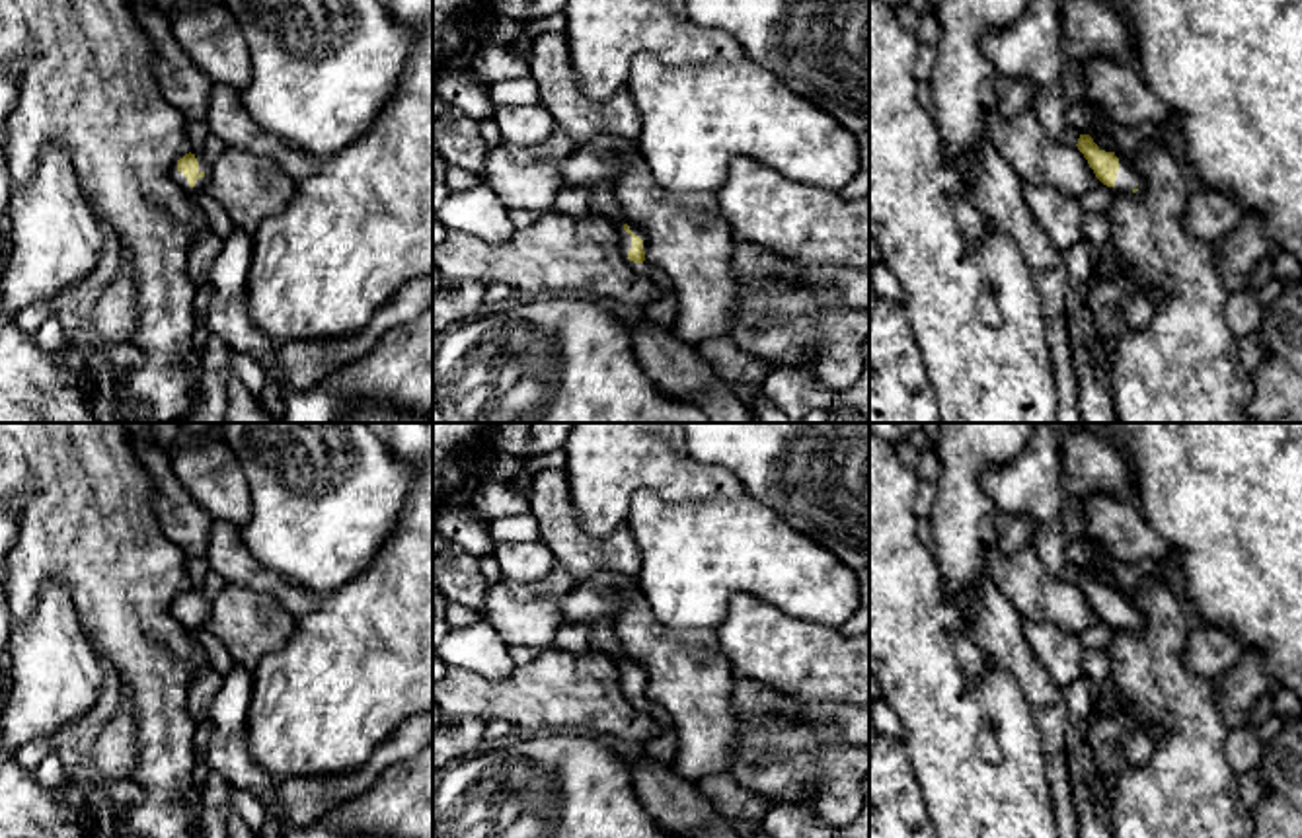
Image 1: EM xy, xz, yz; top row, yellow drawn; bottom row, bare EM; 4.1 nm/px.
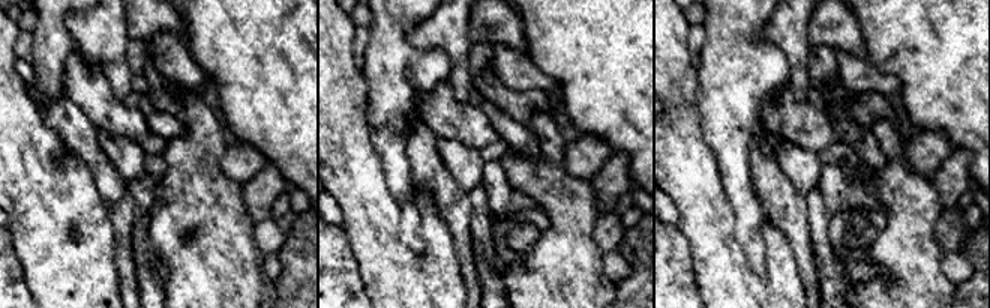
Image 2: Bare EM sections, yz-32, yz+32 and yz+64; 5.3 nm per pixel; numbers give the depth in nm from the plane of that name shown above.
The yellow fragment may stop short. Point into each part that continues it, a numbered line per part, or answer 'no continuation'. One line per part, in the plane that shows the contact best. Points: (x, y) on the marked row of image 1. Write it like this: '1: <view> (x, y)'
1: xz (663, 281)

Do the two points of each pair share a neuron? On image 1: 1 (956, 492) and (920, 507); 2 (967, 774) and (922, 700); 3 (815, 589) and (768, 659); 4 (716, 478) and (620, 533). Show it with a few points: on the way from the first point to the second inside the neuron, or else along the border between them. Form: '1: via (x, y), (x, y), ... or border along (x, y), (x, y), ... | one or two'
1: border along (936, 484), (936, 501), (928, 519) | two
2: via (950, 757), (942, 749), (940, 718) | one
3: border along (755, 599), (766, 601), (792, 616), (839, 628) | two
4: border along (624, 521), (603, 536), (591, 536), (577, 523) | two

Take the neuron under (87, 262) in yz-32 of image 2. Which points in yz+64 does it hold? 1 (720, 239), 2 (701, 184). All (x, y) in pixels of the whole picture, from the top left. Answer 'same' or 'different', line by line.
1: same
2: same

